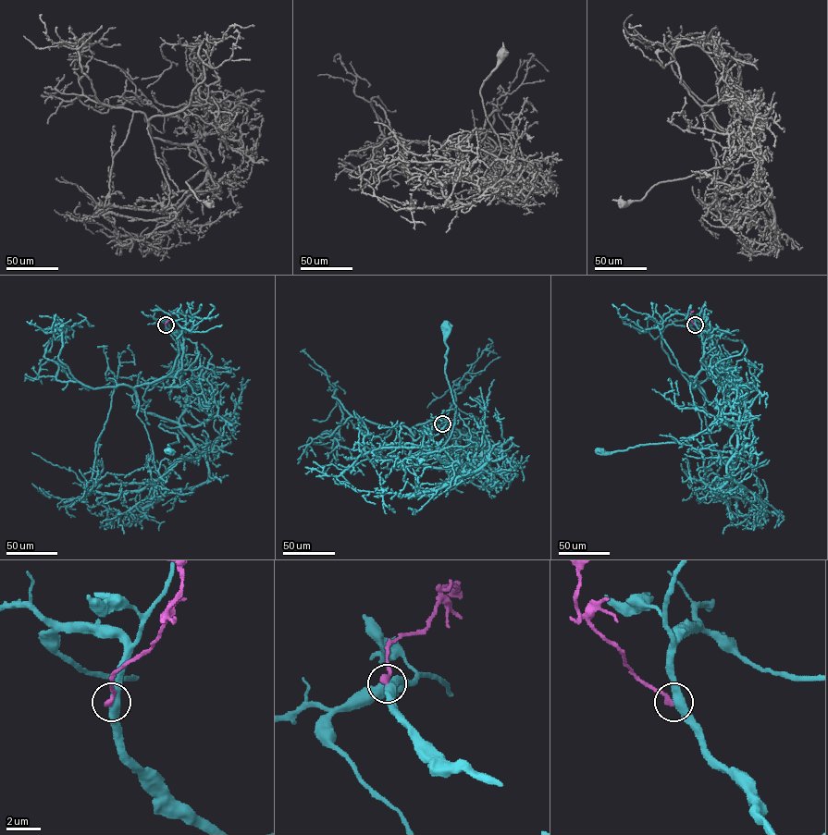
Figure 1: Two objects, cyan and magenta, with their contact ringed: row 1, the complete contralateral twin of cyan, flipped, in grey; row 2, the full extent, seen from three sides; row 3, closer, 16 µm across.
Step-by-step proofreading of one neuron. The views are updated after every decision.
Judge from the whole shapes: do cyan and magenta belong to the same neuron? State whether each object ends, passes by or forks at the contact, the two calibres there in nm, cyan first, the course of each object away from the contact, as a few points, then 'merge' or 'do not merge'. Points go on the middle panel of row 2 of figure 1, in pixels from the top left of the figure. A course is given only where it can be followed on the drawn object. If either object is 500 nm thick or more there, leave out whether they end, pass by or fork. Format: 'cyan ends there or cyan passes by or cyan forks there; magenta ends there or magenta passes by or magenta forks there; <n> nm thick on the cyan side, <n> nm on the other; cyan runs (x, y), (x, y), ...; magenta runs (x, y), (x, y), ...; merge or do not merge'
cyan passes by; magenta ends there; 480 nm thick on the cyan side, 320 nm on the other; cyan runs (442, 423), (460, 431), (444, 463), (465, 474), (436, 449), (449, 438), (455, 412), (445, 371), (445, 326); magenta runs (442, 423), (446, 418), (454, 422); do not merge

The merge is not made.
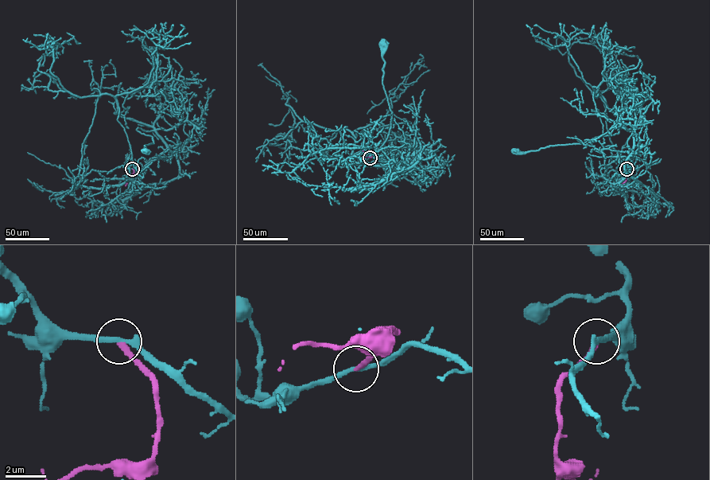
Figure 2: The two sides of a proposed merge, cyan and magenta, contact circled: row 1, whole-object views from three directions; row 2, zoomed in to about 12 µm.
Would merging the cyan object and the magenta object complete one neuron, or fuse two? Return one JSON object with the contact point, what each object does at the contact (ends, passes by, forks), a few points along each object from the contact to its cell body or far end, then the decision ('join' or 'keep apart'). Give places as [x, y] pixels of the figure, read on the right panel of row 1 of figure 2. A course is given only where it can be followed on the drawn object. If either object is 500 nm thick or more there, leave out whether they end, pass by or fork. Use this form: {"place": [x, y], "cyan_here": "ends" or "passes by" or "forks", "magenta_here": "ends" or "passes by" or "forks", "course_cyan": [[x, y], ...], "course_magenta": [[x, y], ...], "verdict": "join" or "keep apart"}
{"place": [626, 169], "cyan_here": "passes by", "magenta_here": "ends", "course_cyan": [[627, 169], [633, 130], [623, 127], [618, 127], [618, 133], [583, 143], [516, 150]], "course_magenta": [[627, 169], [626, 181], [620, 185]], "verdict": "keep apart"}

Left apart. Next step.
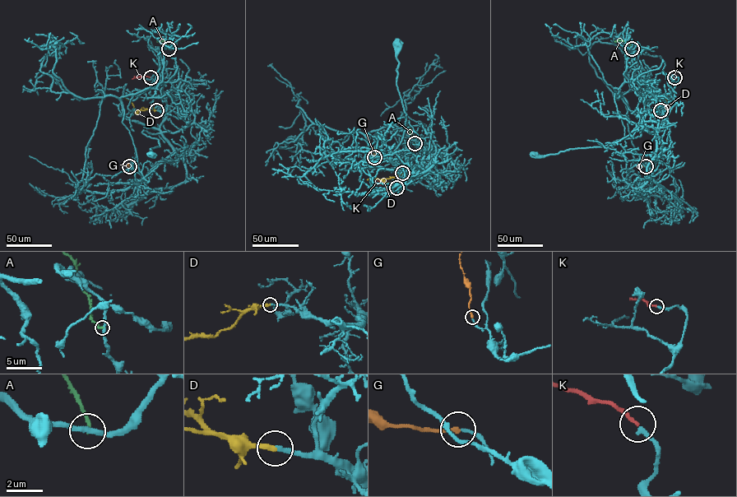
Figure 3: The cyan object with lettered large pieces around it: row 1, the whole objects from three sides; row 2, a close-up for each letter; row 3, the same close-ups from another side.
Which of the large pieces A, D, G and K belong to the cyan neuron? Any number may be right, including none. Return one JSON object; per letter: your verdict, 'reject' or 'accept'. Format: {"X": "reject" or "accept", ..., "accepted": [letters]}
{"A": "reject", "D": "accept", "G": "accept", "K": "accept", "accepted": ["D", "G", "K"]}

